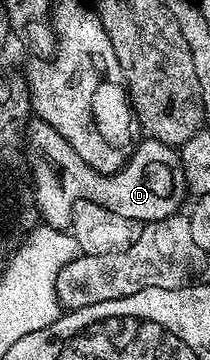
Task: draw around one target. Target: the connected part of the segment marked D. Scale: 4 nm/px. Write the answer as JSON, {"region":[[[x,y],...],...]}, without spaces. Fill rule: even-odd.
{"region":[[[40,119],[30,120],[23,152],[40,220],[52,229],[68,230],[71,211],[75,211],[75,203],[83,199],[91,199],[91,203],[99,203],[99,207],[107,207],[107,211],[115,211],[115,215],[142,223],[178,216],[182,212],[181,204],[187,198],[179,152],[162,141],[145,139],[142,142],[134,148],[129,162],[119,172],[97,173],[90,165],[83,163],[75,147],[71,147],[71,143],[67,143],[55,127]]]}

